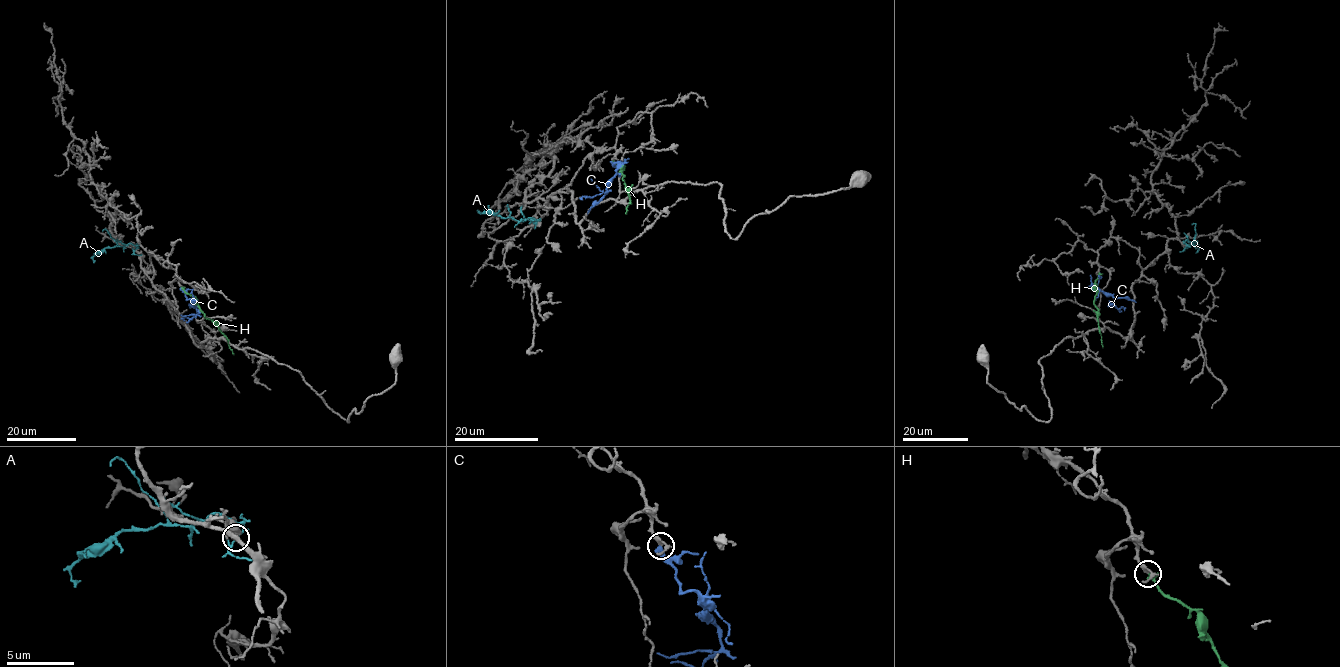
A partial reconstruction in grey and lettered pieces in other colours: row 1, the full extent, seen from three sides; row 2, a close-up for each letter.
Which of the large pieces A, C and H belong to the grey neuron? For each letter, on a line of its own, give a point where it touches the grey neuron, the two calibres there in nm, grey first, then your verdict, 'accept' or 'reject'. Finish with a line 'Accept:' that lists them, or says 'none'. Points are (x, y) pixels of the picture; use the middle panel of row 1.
A: meets grey at (533, 222); 400 nm thick on the grey side, 100 nm on the other; reject
C: meets grey at (613, 161); 240 nm thick on the grey side, 280 nm on the other; accept
H: meets grey at (613, 161); 220 nm thick on the grey side, 170 nm on the other; reject
Accept: C

